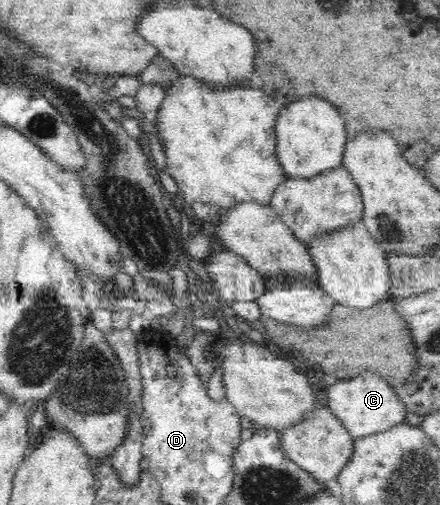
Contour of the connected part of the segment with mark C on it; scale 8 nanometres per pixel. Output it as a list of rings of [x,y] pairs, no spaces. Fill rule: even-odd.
[[[371,373],[364,375],[349,376],[348,380],[337,381],[336,384],[327,388],[328,408],[344,423],[348,433],[352,437],[362,438],[371,434],[380,434],[394,429],[395,426],[403,425],[408,418],[408,407],[395,392],[395,386],[390,385],[384,378],[377,377]]]

